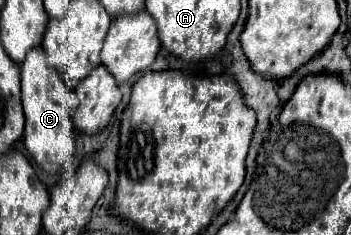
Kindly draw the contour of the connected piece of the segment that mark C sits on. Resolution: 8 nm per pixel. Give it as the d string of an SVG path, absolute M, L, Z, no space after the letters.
M36 46L28 52L24 62L20 64L22 70L22 106L26 116L26 128L24 128L24 144L26 150L34 156L36 164L56 174L64 162L70 160L74 154L74 124L72 124L72 112L78 106L78 100L74 92L60 80L56 68L52 68L44 56L44 48Z

